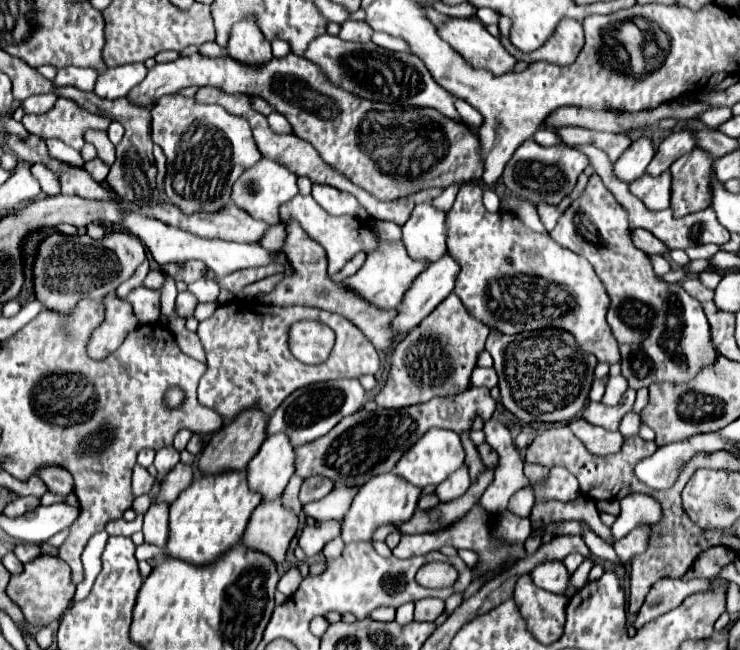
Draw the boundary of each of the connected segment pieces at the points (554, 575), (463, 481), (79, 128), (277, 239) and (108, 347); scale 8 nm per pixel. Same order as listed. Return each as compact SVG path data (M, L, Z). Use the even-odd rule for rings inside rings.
M542 562L530 572L530 576L538 588L554 592L554 594L564 594L568 588L568 578L570 578L562 562Z
M462 464L456 472L452 472L452 476L448 476L444 482L438 484L436 494L440 498L440 502L450 502L458 496L462 496L470 486L470 474L468 474L468 466Z
M58 98L56 104L44 114L26 114L22 118L24 128L30 134L48 138L58 138L64 144L82 150L86 130L106 130L112 120L84 112L76 102L68 98Z
M280 224L280 226L270 226L266 232L268 232L268 234L264 234L258 244L260 244L262 248L280 252L280 248L282 248L282 244L284 244L284 236L286 236L284 224Z
M108 294L102 302L106 306L106 318L102 326L94 330L88 344L88 354L94 360L102 360L112 354L124 342L124 338L140 326L132 306L126 300L120 300L116 294Z

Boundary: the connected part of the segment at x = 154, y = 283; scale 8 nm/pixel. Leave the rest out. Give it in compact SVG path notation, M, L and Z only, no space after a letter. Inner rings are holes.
M150 270L144 280L144 286L152 288L152 290L160 290L164 286L164 280L166 280L166 276L160 270Z

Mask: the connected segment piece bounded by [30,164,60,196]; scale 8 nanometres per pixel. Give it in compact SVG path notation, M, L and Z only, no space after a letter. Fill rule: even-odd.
M34 164L34 166L30 166L30 172L32 172L32 176L40 182L42 190L44 190L46 194L54 196L54 194L60 192L60 184L58 184L56 176L54 176L48 168L44 168L42 164Z

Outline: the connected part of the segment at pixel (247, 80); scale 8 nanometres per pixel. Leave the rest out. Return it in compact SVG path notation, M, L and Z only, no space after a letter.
M192 54L174 62L156 64L148 70L140 86L128 92L128 100L144 106L188 86L208 84L224 88L224 92L248 92L268 100L292 124L294 136L316 146L326 164L378 200L398 200L424 188L446 188L448 184L480 180L484 172L478 138L474 132L466 132L468 128L464 124L452 122L432 108L360 100L352 92L332 84L314 62L296 54L280 60L272 58L260 68L242 66L230 56L226 60L204 60L200 54Z

